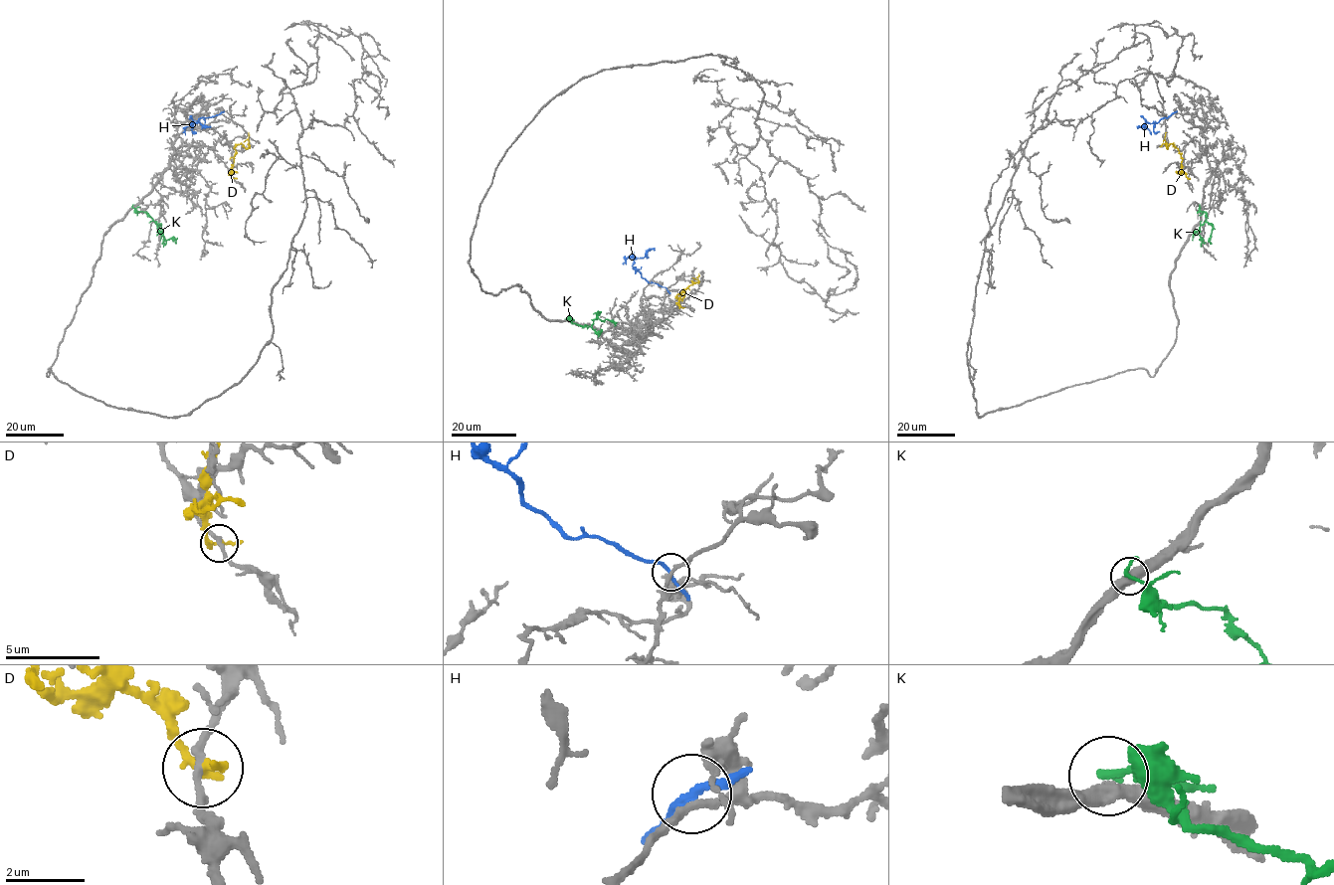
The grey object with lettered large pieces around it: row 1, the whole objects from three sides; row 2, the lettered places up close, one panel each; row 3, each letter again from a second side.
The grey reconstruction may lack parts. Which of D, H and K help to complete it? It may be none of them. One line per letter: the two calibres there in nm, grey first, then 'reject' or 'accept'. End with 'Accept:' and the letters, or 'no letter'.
D: calibres 190 and 180 nm; reject
H: calibres 190 and 170 nm; reject
K: calibres 440 and 160 nm; reject
Accept: no letter

